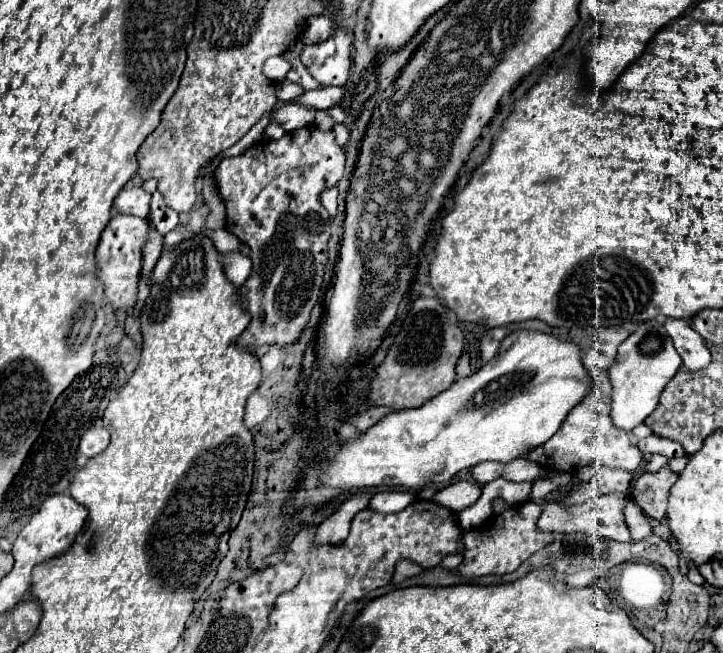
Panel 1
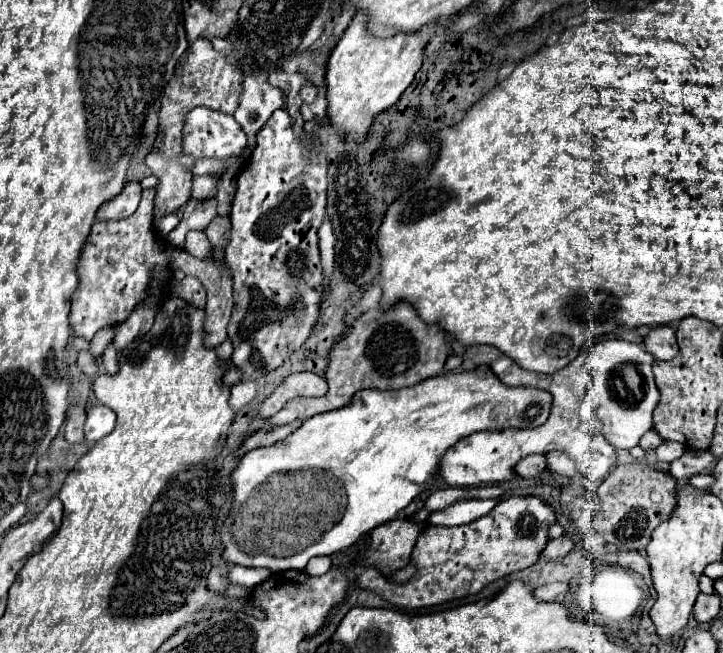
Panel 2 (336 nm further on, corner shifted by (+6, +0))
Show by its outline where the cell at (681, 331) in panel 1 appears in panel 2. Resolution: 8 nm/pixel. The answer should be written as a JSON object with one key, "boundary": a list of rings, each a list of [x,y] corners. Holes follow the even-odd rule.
{"boundary":[[[667,325],[661,327],[653,327],[647,337],[645,337],[645,349],[647,353],[651,353],[655,359],[673,359],[679,353],[677,347],[677,339],[675,339],[675,331]]]}

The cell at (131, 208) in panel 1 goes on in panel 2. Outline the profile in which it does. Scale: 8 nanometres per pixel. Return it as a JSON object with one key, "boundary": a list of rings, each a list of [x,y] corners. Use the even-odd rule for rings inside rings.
{"boundary":[[[129,181],[115,199],[105,203],[97,211],[97,219],[99,221],[119,221],[119,219],[129,217],[137,209],[137,205],[139,205],[141,191],[143,189],[141,189],[141,185],[137,181]]]}

